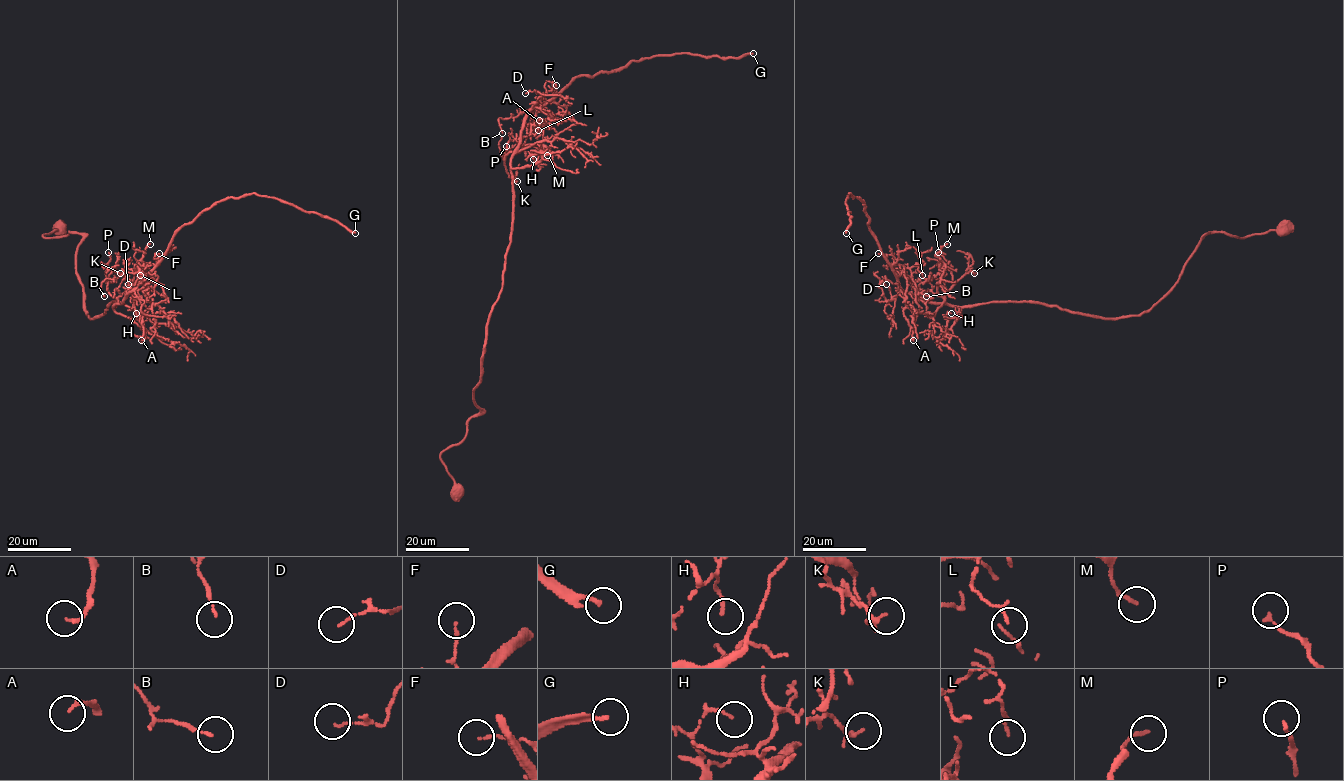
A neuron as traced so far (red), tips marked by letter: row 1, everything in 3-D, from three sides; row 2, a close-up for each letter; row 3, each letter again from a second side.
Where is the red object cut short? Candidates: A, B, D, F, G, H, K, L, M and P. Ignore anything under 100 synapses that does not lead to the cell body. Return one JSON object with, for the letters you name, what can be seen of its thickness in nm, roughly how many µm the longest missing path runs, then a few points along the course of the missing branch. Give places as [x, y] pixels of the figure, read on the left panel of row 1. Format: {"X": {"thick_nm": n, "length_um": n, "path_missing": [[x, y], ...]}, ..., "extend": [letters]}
{"G": {"thick_nm": 180, "length_um": 70}, "extend": ["G"]}

